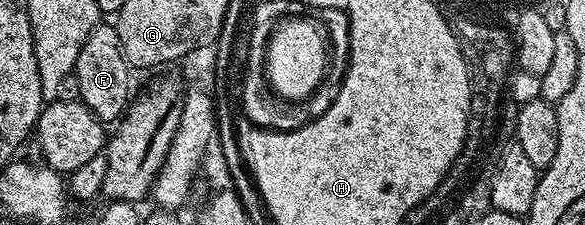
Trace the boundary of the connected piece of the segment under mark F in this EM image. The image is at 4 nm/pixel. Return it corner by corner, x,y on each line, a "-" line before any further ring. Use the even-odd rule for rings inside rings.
99,23
83,43
74,73
79,80
81,101
102,123
116,122
131,101
131,67
122,55
116,26
-
110,121
110,122
109,122

